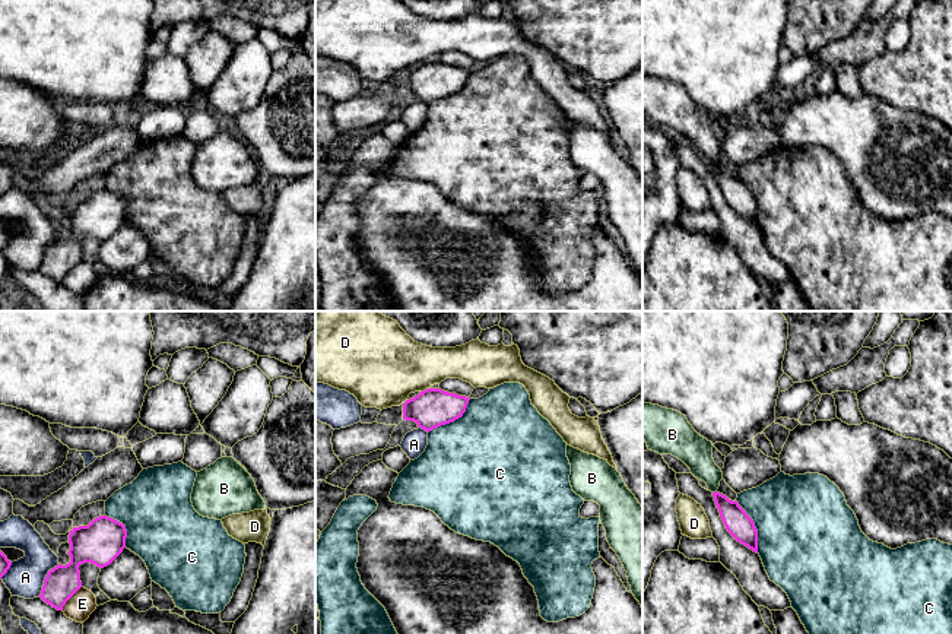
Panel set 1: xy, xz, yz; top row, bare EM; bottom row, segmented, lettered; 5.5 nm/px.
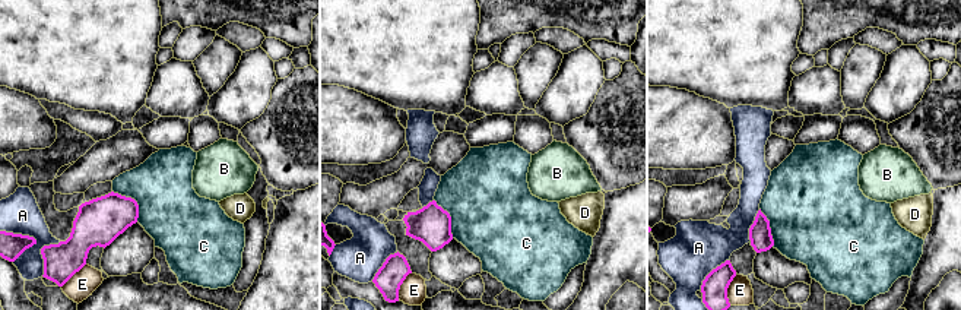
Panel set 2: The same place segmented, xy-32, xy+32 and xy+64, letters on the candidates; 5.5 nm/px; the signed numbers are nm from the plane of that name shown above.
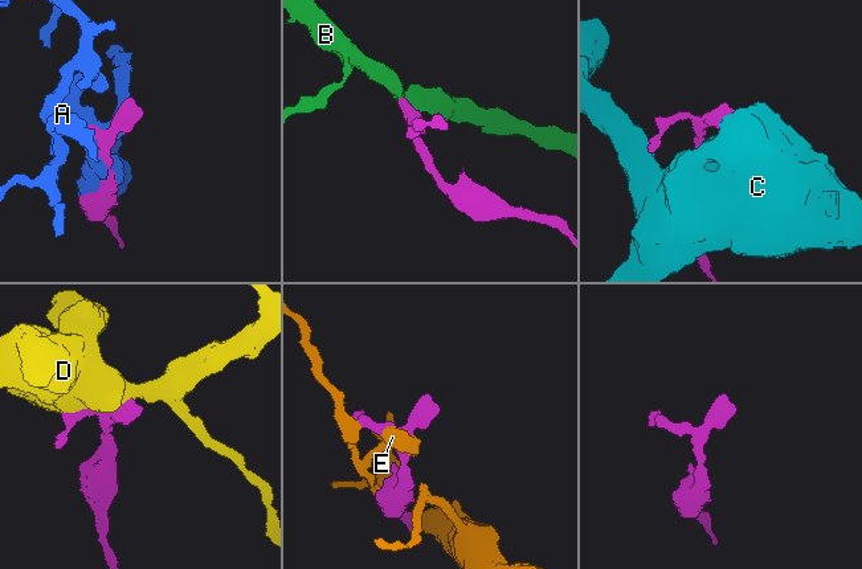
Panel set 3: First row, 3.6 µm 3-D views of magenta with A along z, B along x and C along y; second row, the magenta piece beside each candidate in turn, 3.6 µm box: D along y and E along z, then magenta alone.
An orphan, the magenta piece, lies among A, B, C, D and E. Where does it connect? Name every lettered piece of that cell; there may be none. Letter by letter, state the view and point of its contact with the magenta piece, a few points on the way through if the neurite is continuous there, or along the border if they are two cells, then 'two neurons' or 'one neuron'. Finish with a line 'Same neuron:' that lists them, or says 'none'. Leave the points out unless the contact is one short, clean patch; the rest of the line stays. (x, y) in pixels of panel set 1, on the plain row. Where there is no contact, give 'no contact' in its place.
A: xy (45, 251) | two neurons
B: yz (716, 164) | across yz (739, 197), (716, 164), (711, 148), (695, 124) | one neuron
C: yz (754, 199) | two neurons
D: xz (424, 63) | two neurons
E: xy (70, 269) | two neurons
Same neuron: B

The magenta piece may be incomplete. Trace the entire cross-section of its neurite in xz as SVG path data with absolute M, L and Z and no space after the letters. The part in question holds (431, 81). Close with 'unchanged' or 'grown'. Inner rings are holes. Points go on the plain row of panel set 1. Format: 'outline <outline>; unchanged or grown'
outline M426 61L403 76L403 92L413 93L426 105L461 91L469 70L441 61Z; unchanged

